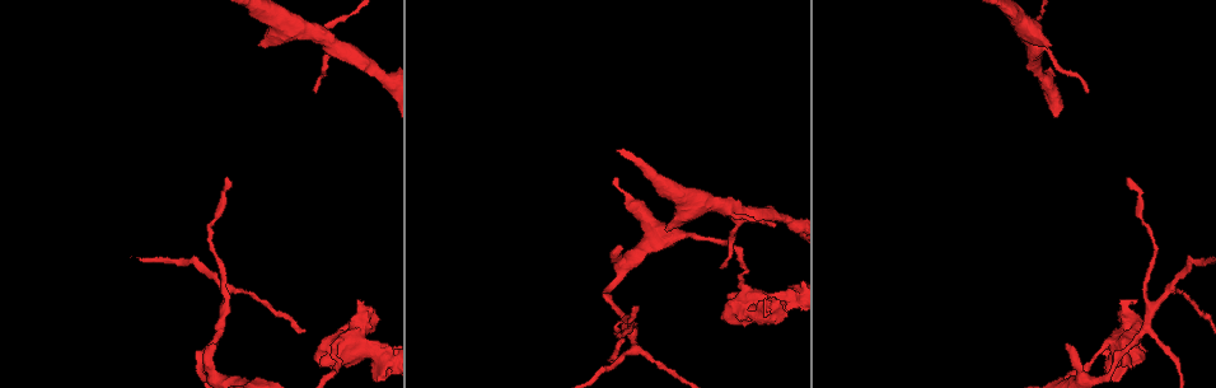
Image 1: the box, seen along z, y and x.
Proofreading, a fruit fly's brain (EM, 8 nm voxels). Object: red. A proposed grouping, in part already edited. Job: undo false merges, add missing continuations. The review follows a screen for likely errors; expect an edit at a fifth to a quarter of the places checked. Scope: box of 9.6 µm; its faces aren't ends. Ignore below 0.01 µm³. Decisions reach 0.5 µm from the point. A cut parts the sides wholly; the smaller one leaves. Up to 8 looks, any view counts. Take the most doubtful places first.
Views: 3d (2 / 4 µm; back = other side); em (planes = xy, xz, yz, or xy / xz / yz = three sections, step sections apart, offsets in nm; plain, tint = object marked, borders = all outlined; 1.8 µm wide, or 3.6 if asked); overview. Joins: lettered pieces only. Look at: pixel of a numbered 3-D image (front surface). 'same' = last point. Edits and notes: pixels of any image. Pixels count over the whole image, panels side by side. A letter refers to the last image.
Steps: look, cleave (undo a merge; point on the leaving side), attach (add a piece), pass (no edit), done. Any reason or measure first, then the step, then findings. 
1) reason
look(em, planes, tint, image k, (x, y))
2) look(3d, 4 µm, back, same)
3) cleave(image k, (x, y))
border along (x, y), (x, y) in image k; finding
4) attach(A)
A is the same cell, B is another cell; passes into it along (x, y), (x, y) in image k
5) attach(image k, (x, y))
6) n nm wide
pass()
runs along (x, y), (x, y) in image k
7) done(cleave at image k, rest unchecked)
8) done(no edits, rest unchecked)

three-way junction
look(3d, 2 µm, image 1, (1033, 46))

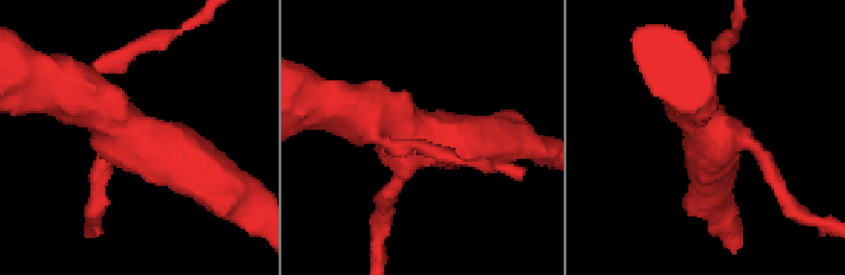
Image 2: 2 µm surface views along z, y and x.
look(em, planes, borders, image 2, (712, 130))

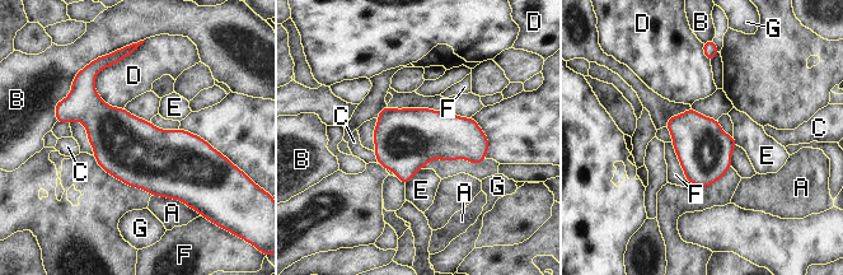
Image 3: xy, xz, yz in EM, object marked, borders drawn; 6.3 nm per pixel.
pass()
A, B, C, D, E, F and G are other cells; border along (421, 168), (406, 183) in image 3; continuous, no second cell

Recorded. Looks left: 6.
branch stops here
look(em, xz, step 4, tint, image 1, (632, 307))

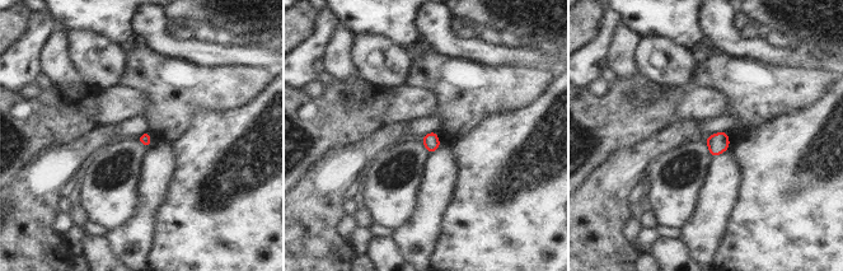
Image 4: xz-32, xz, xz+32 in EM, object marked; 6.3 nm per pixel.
see the neighbours
look(em, xz, step 4, borders, same)

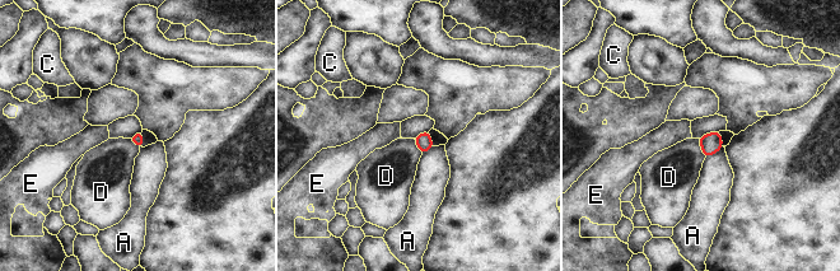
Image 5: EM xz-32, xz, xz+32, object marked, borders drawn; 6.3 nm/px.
pass()
A, C, D and E are other cells; border along (698, 139), (701, 153), (705, 157) in image 5; no lettered piece goes on from it

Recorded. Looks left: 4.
look(em, planes, tint, image 1, (765, 316))

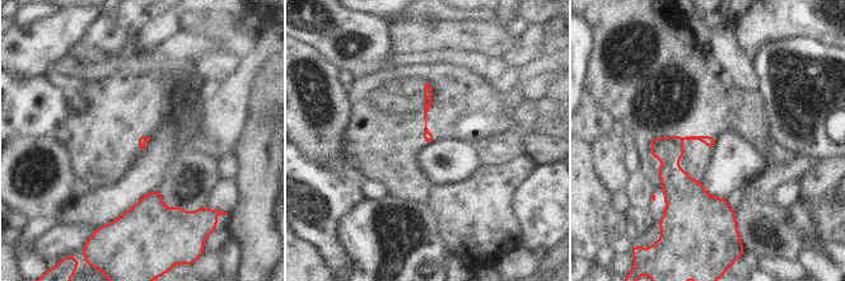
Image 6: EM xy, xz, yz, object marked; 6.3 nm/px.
see the neighbours
look(em, planes, borders, same)

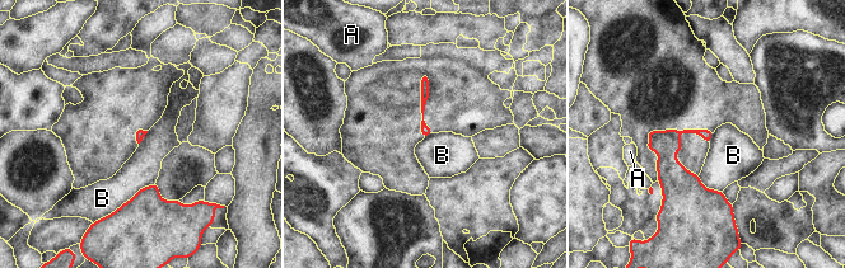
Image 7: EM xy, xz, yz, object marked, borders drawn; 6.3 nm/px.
pass()
A and B are other cells; border along (155, 180), (104, 216) in image 7; none of them fits

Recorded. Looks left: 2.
done(no edits, rest unchecked)

